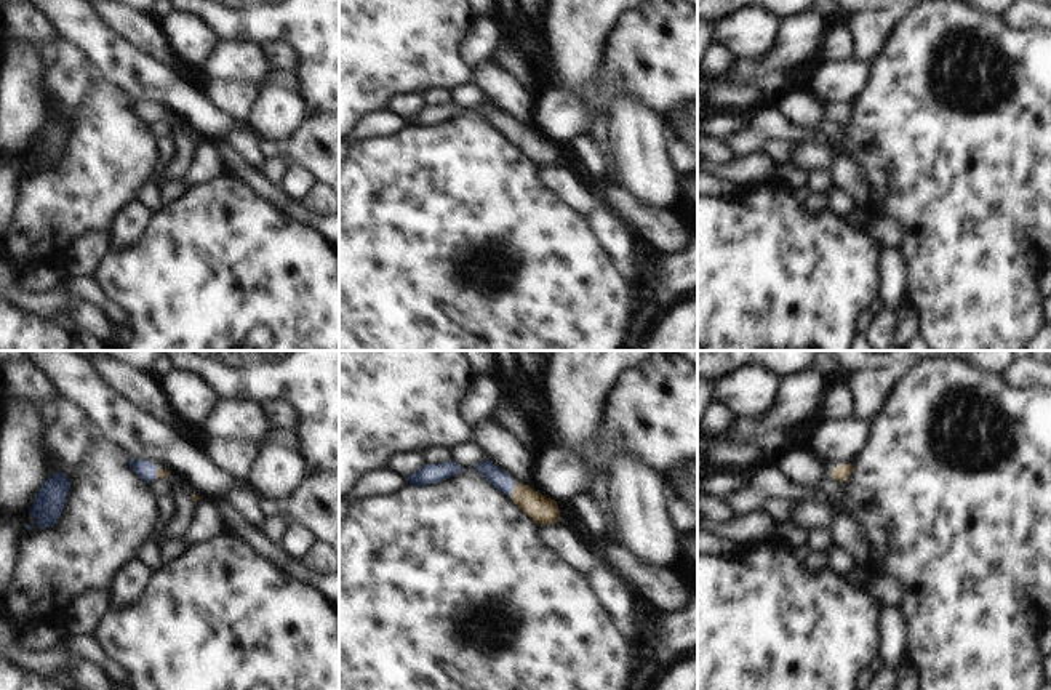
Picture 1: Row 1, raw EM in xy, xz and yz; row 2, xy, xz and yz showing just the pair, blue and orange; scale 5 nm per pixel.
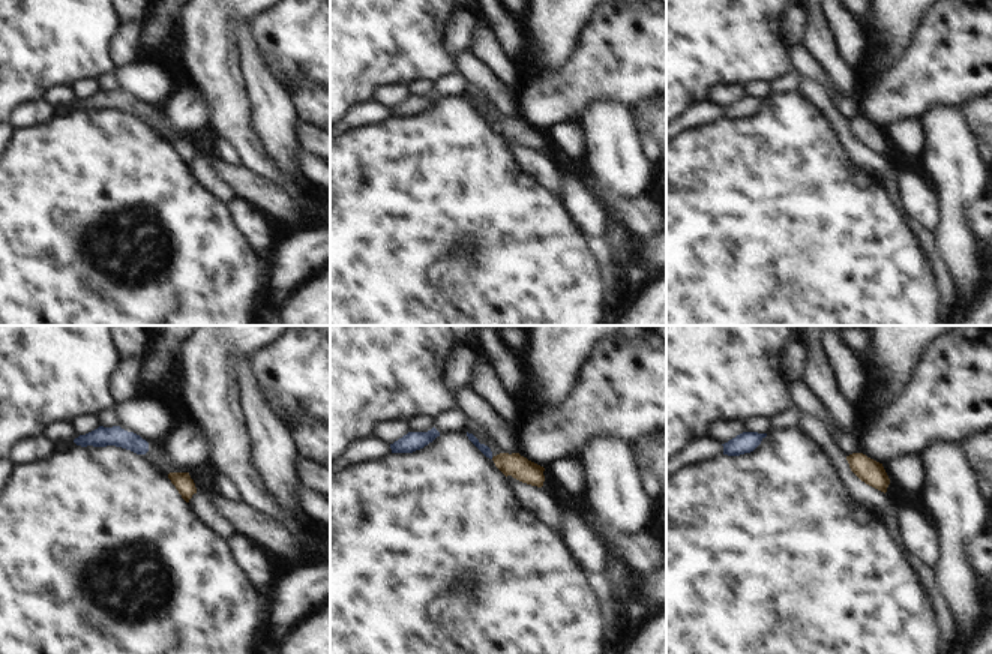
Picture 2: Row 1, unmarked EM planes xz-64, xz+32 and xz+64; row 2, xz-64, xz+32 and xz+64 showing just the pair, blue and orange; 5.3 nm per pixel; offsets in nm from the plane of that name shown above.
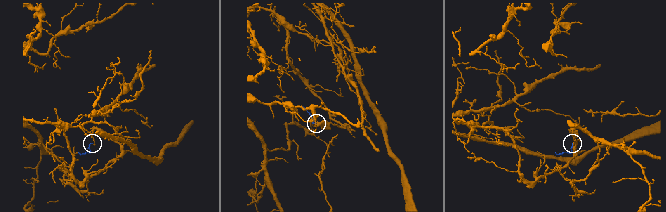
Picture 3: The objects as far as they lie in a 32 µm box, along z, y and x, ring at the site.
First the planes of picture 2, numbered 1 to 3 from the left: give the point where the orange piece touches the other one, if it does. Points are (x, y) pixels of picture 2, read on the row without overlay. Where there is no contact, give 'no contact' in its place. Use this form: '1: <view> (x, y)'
1: no contact
2: no contact
3: no contact

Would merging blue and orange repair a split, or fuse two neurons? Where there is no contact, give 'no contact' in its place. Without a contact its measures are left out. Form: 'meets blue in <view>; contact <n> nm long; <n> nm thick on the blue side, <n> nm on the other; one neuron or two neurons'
meets blue in xz; contact 50 nm long; 90 nm thick on the blue side, 140 nm on the other; one neuron

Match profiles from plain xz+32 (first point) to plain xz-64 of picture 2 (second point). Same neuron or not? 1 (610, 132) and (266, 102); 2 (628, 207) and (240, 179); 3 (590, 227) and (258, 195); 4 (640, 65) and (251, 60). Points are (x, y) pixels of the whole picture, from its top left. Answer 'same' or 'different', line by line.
1: same
2: same
3: different
4: different

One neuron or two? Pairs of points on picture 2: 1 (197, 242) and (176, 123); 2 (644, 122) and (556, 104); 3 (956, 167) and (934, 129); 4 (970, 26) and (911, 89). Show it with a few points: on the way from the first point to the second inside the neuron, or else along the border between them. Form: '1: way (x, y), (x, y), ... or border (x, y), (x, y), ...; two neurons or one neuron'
1: border (138, 119), (167, 141); two neurons
2: border (650, 98), (629, 105); two neurons
3: way (949, 158), (949, 144), (943, 138); one neuron
4: way (958, 41), (926, 74); one neuron

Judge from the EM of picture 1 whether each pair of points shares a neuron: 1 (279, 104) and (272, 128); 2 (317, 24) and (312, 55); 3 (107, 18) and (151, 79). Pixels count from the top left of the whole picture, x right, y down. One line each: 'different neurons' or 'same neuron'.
1: same neuron
2: same neuron
3: different neurons

